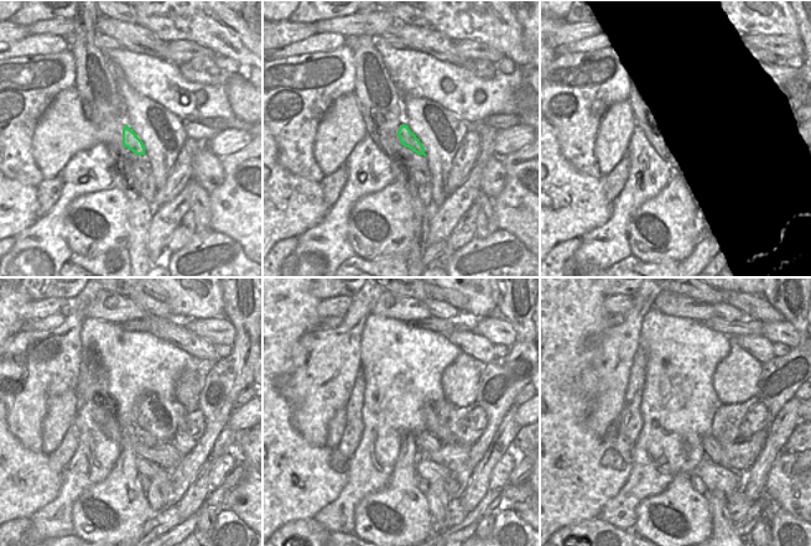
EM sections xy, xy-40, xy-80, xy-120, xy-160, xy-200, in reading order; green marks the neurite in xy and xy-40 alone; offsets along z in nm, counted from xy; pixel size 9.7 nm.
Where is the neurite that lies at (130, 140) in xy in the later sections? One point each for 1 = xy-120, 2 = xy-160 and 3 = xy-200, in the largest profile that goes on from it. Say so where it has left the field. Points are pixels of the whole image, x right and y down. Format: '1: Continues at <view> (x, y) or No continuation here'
1: Continues at xy-120 (145, 438)
2: Continues at xy-160 (425, 441)
3: Continues at xy-200 (713, 450).

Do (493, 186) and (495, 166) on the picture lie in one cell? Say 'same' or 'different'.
same

